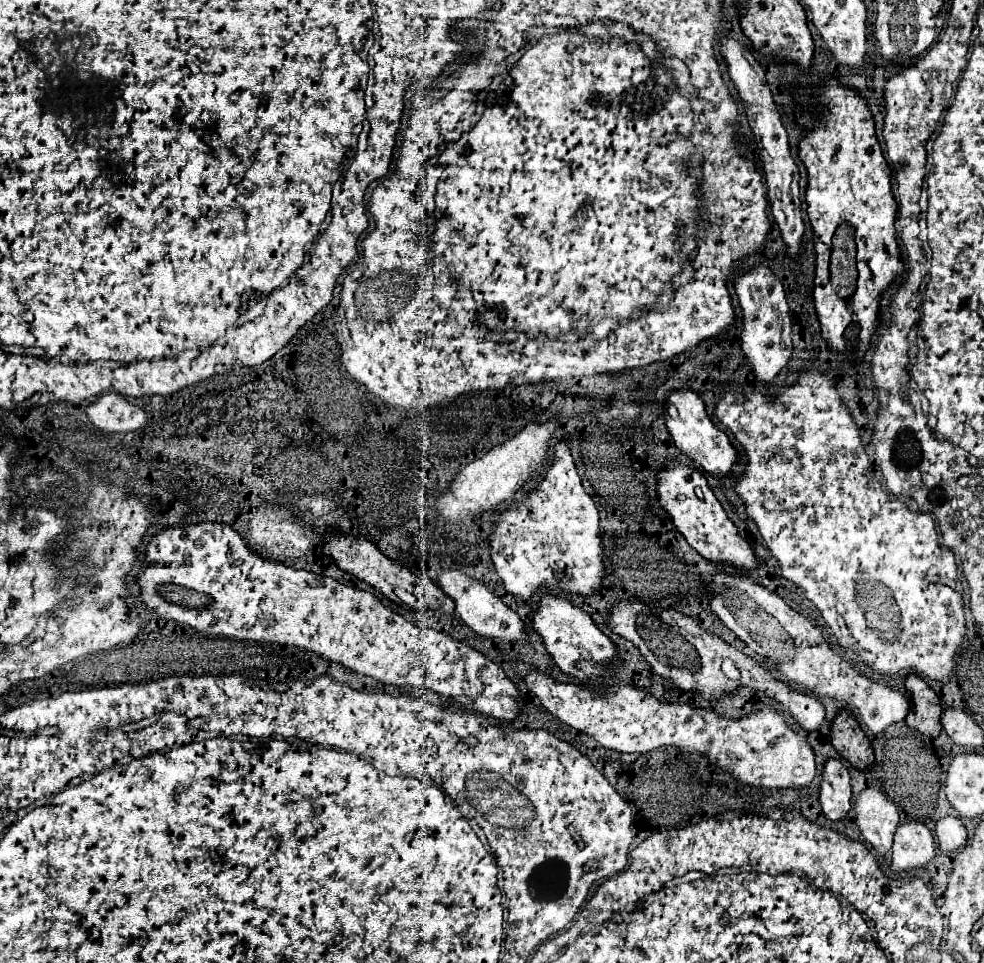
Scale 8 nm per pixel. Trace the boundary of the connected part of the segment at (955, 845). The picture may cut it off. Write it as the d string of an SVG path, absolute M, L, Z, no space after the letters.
M943 817L937 821L935 827L935 835L937 835L937 847L939 853L953 857L959 849L963 849L967 845L967 831L961 823L961 819L957 817Z

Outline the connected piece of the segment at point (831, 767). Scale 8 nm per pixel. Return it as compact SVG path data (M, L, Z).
M829 759L823 769L823 781L819 793L825 817L831 821L847 819L851 811L851 799L853 793L851 793L851 777L847 767L837 759Z

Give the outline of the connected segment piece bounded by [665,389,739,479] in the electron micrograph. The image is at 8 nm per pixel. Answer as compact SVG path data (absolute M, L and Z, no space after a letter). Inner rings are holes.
M679 389L679 391L671 393L671 397L667 399L667 407L665 407L665 423L675 441L675 447L683 455L687 455L693 463L701 465L709 475L723 479L737 465L737 459L739 459L737 449L731 445L729 437L711 423L709 415L705 411L703 399L699 395L695 395L693 391Z

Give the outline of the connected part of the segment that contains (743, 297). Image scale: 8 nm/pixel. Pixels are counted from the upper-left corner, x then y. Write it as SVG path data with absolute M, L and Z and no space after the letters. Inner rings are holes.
M755 265L747 275L735 279L735 291L743 309L741 349L753 365L755 377L769 389L779 371L791 361L793 355L793 317L787 305L781 281L765 265Z

